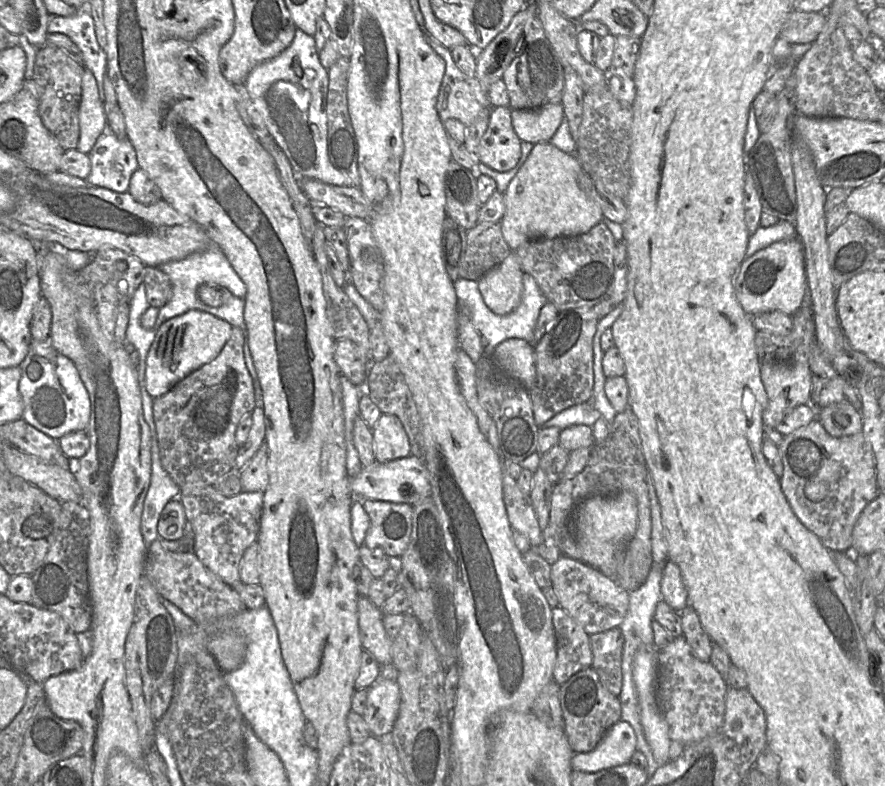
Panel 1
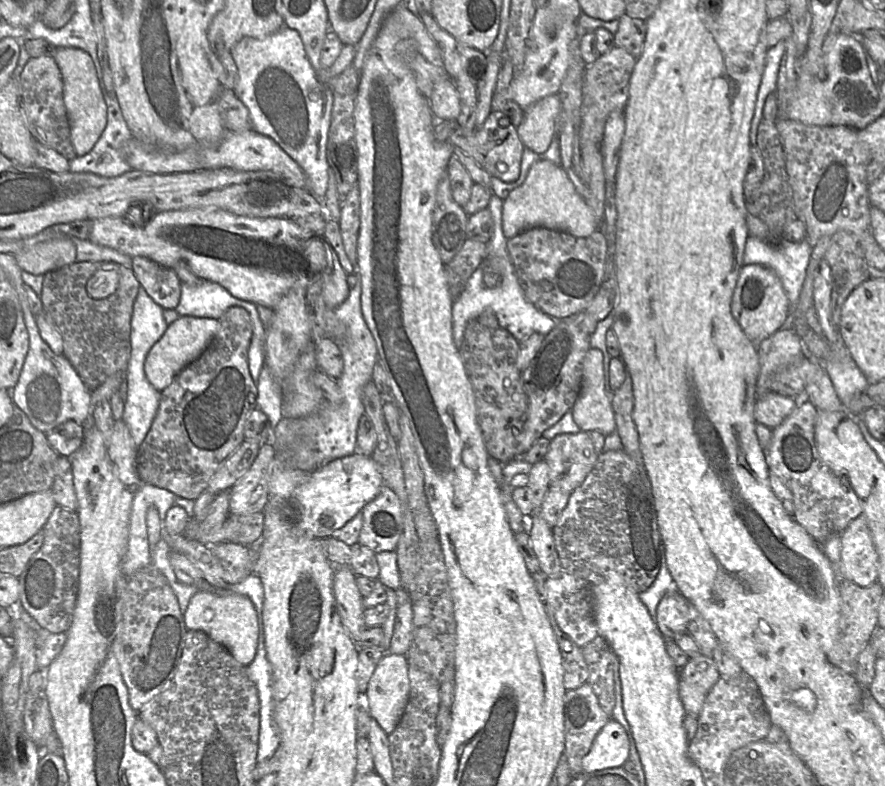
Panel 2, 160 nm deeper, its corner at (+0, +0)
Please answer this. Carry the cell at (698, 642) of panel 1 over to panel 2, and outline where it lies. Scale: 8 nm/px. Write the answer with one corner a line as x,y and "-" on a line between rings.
704,653
690,656
687,664
679,670
680,676
688,683
709,692
720,678
714,659

